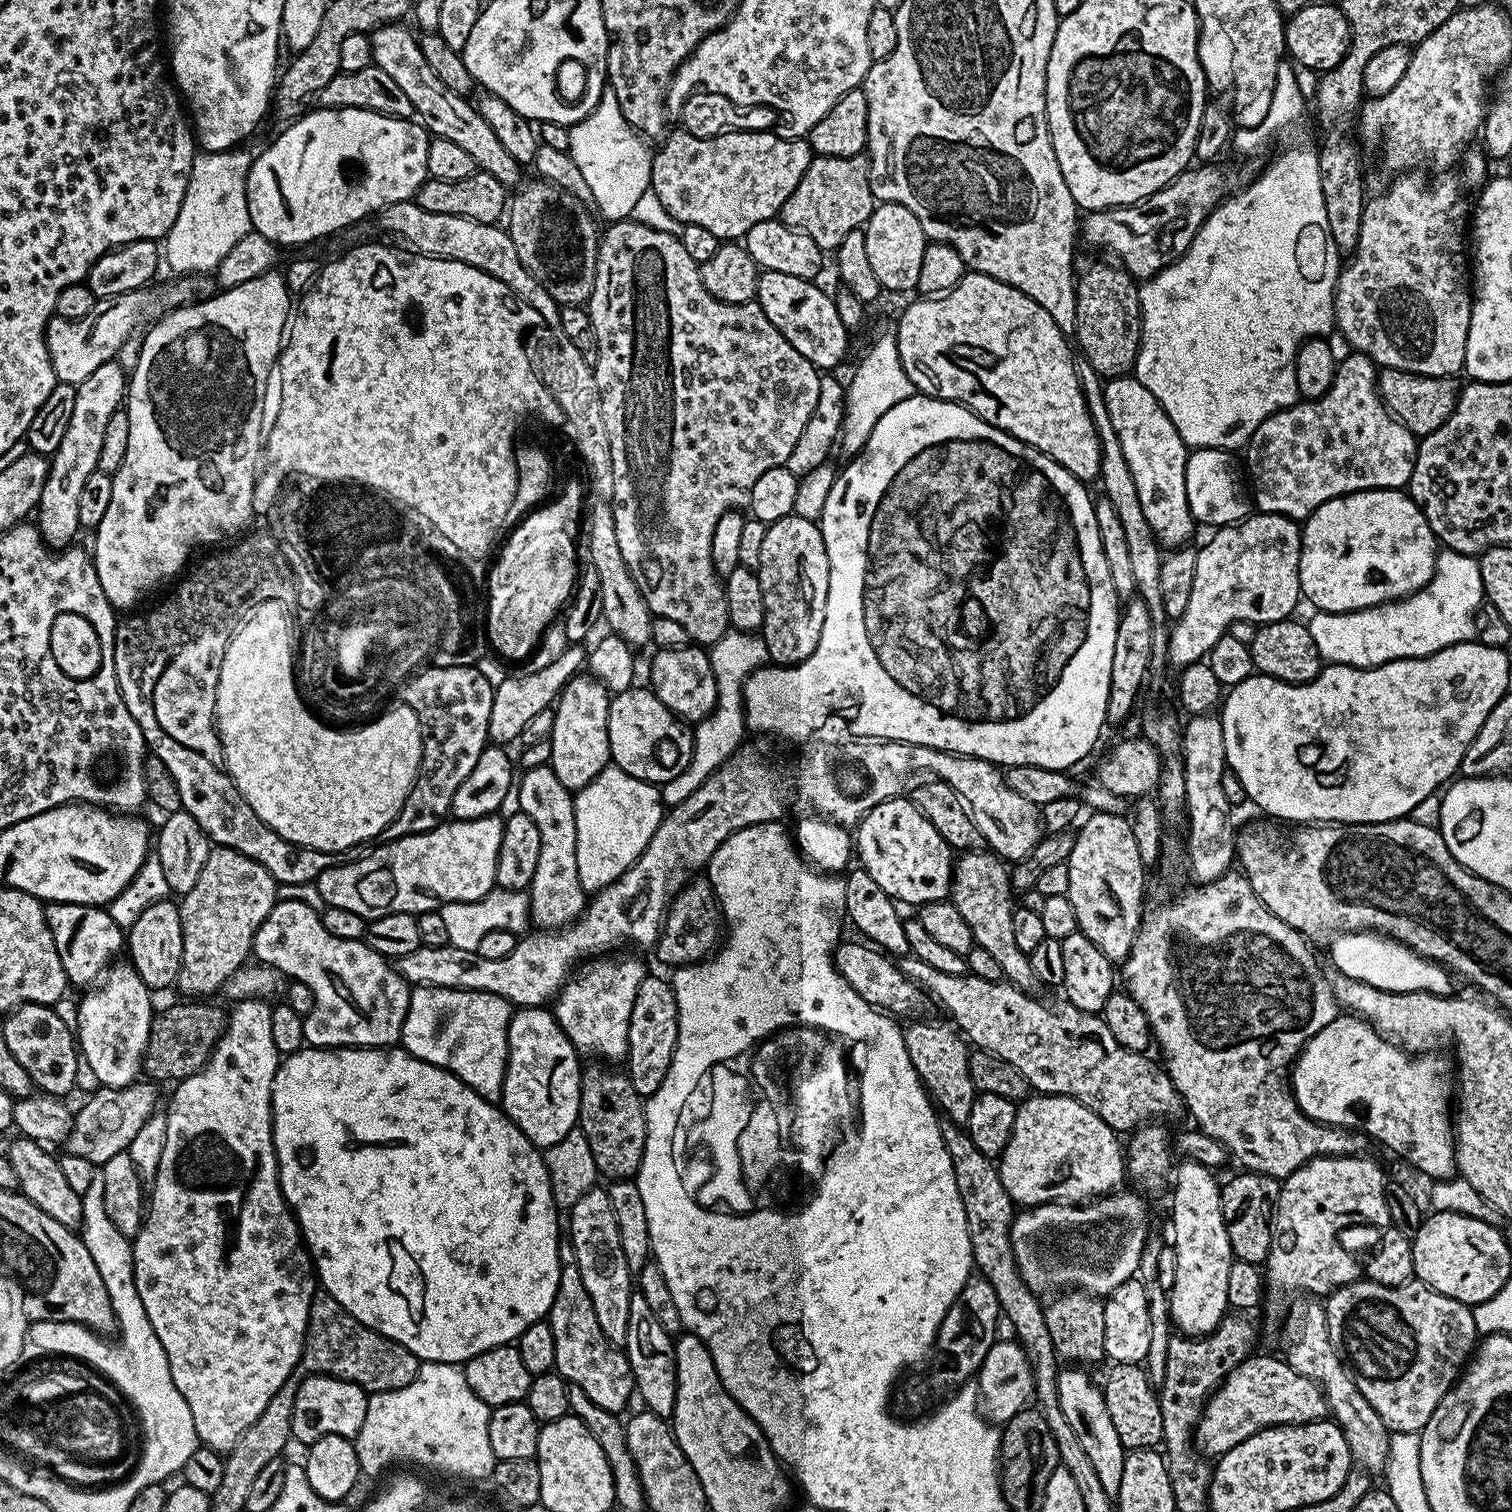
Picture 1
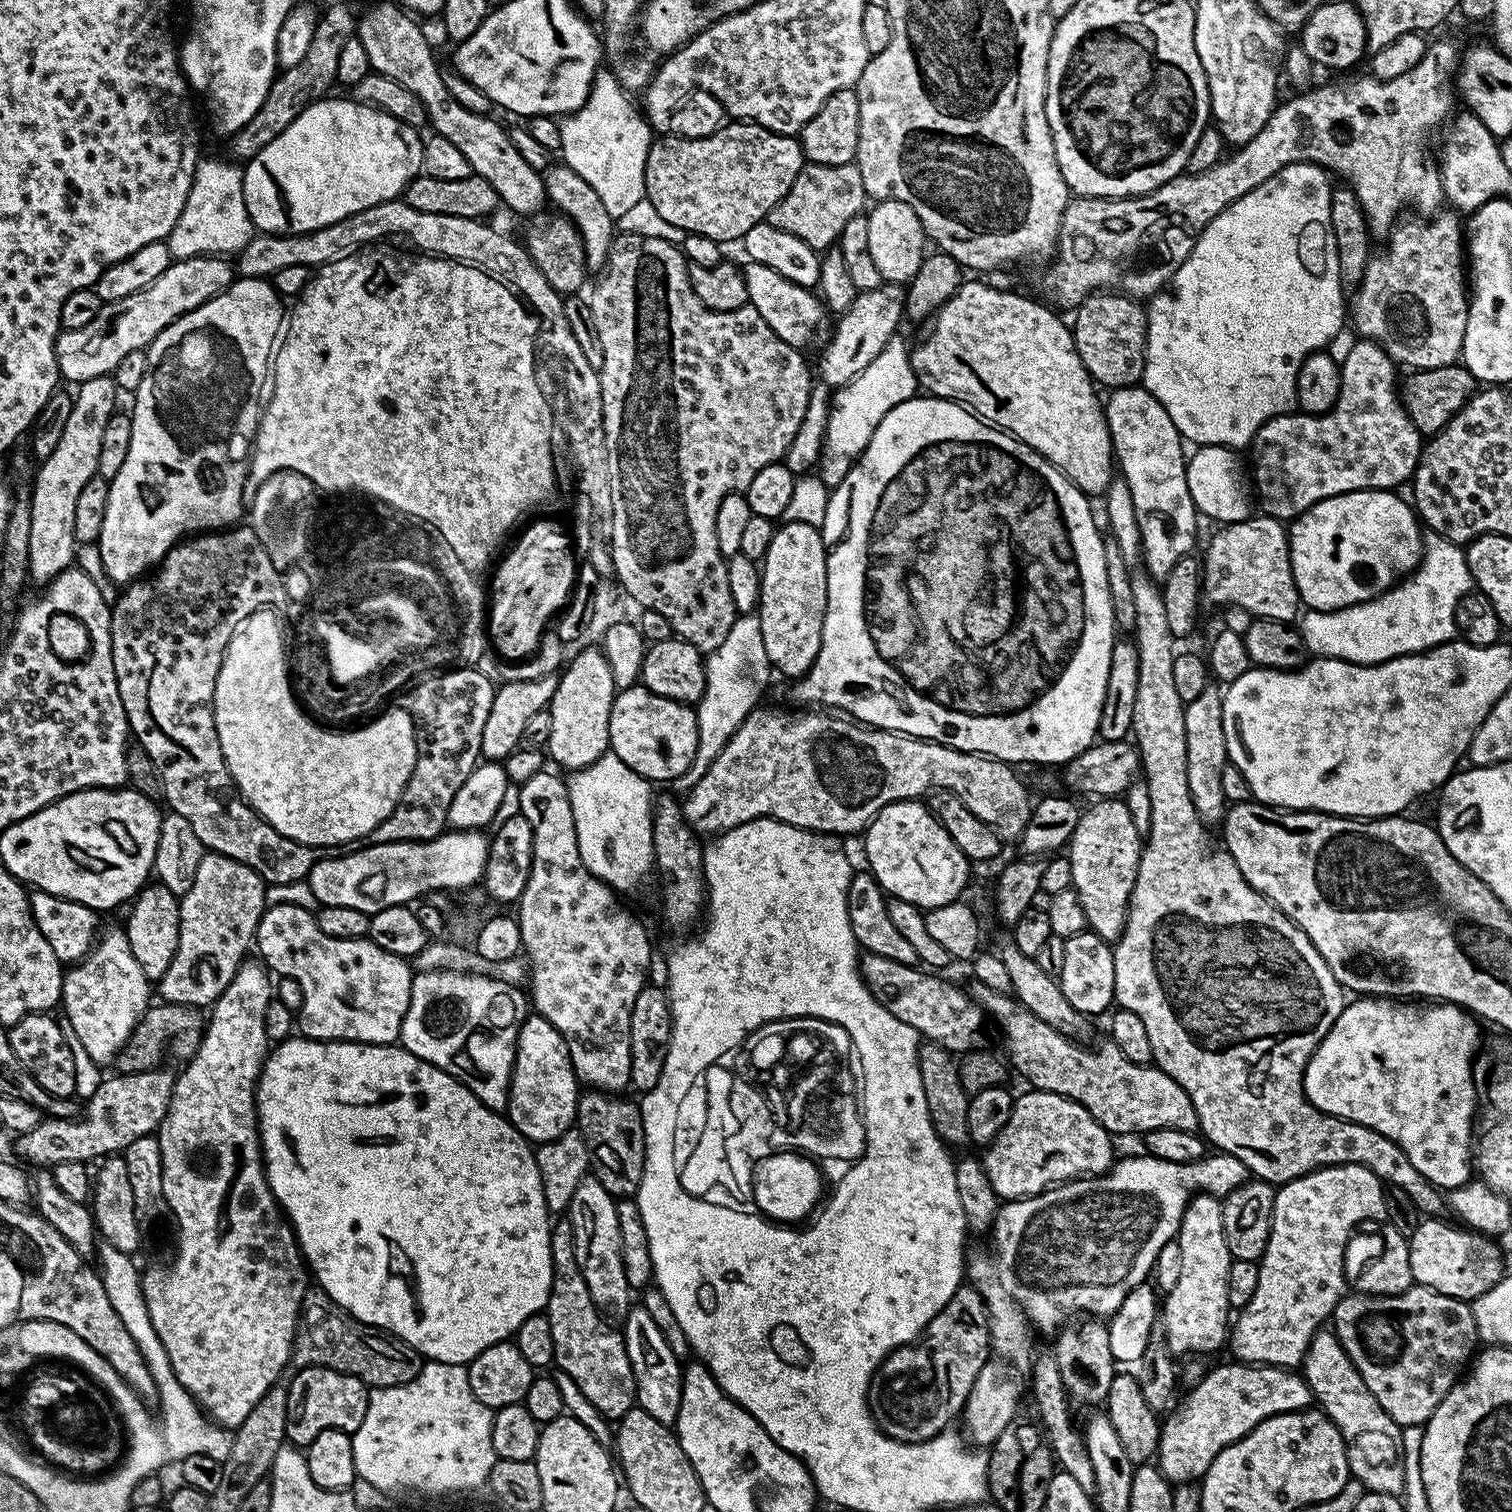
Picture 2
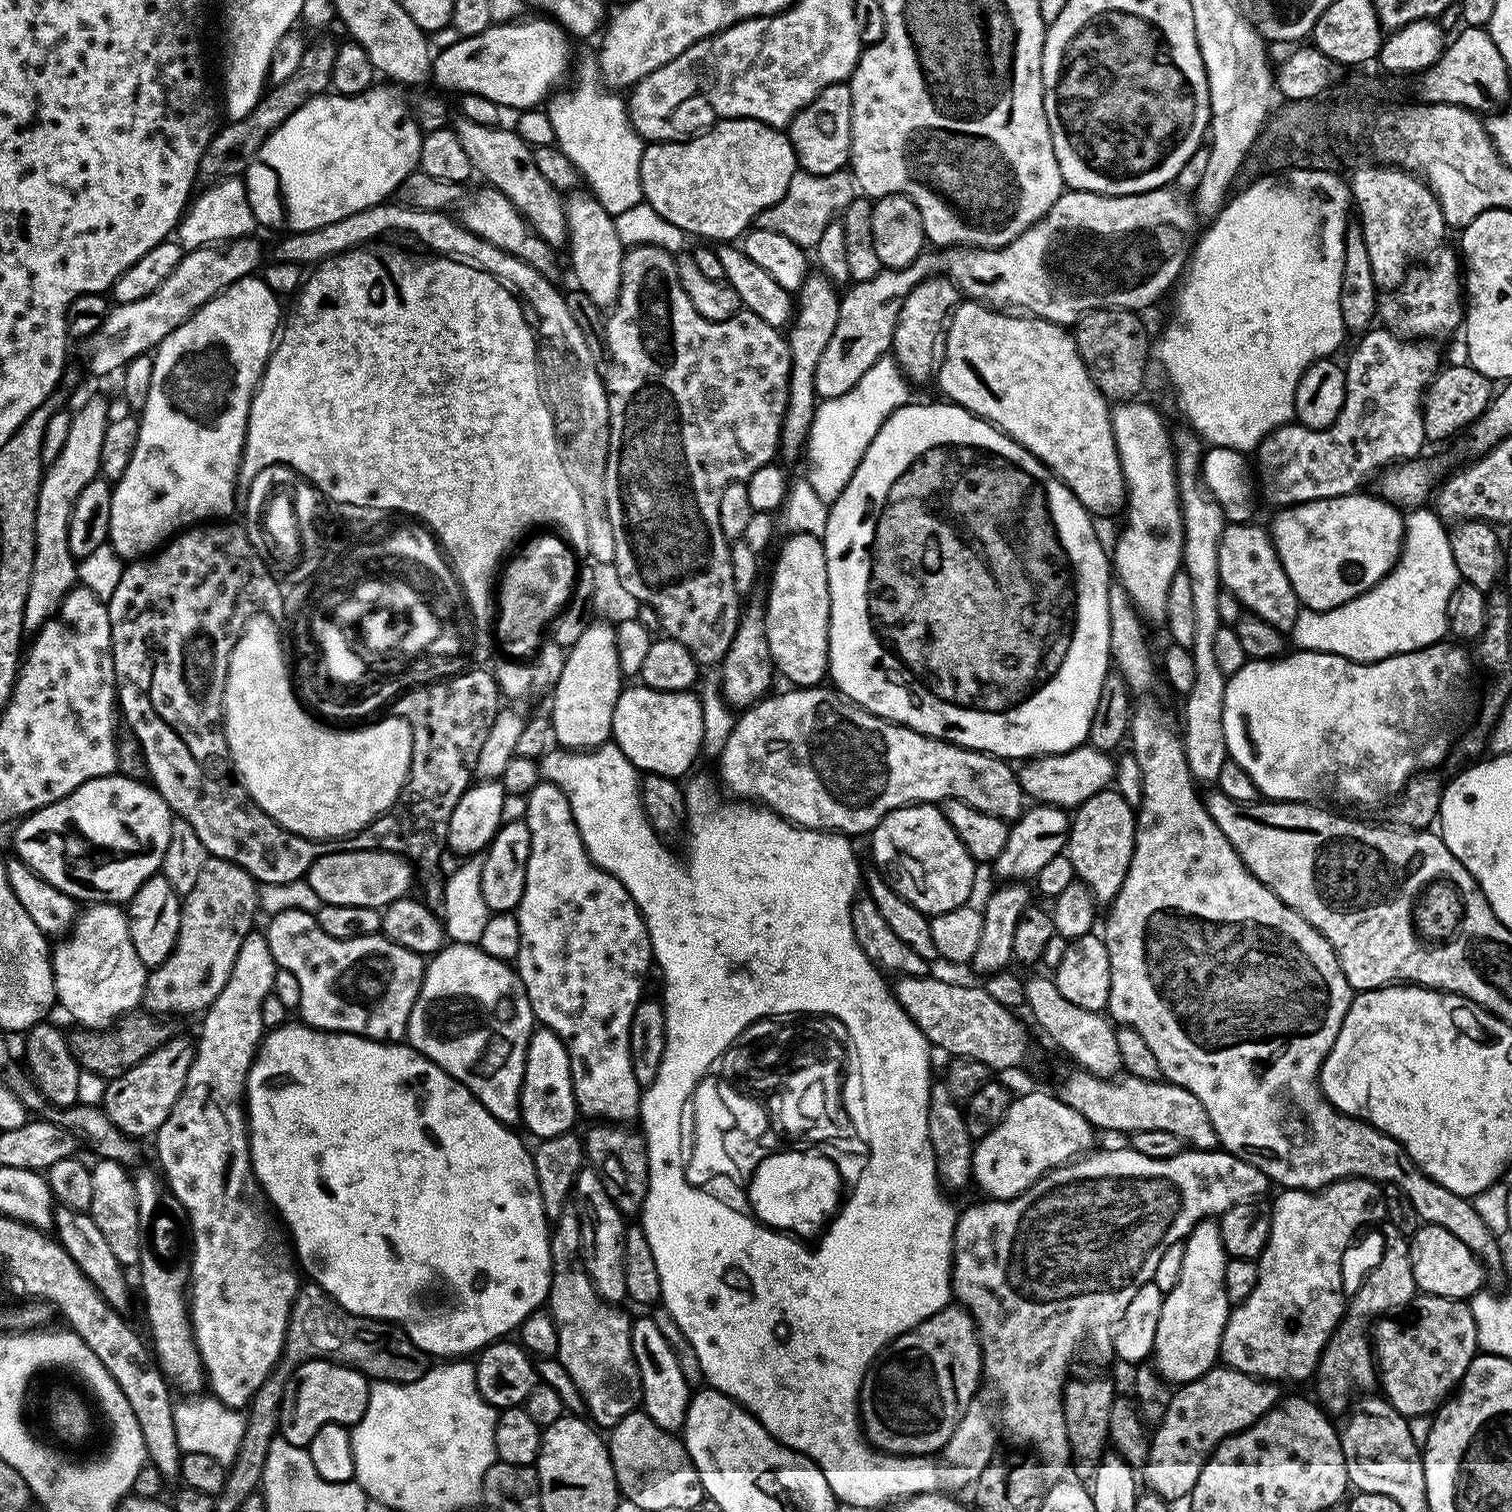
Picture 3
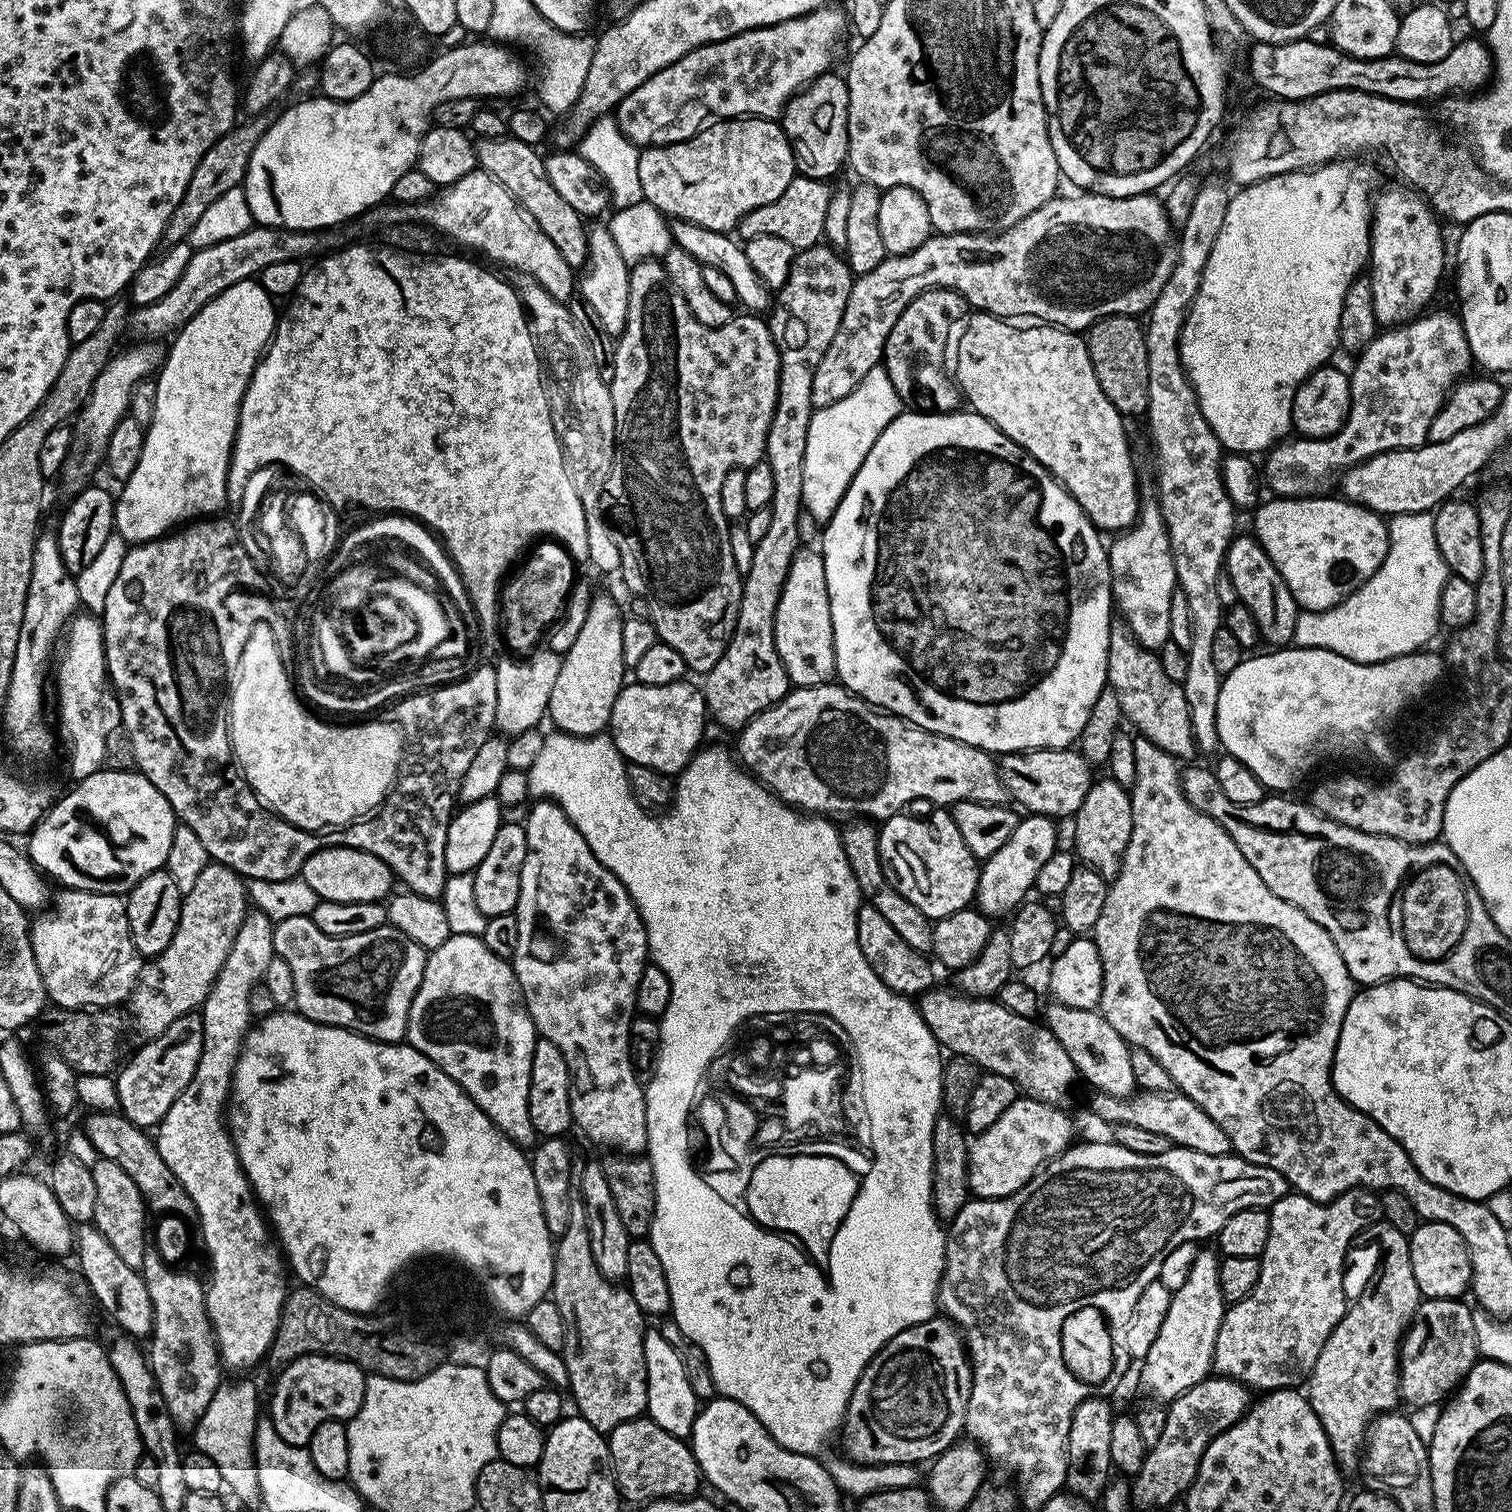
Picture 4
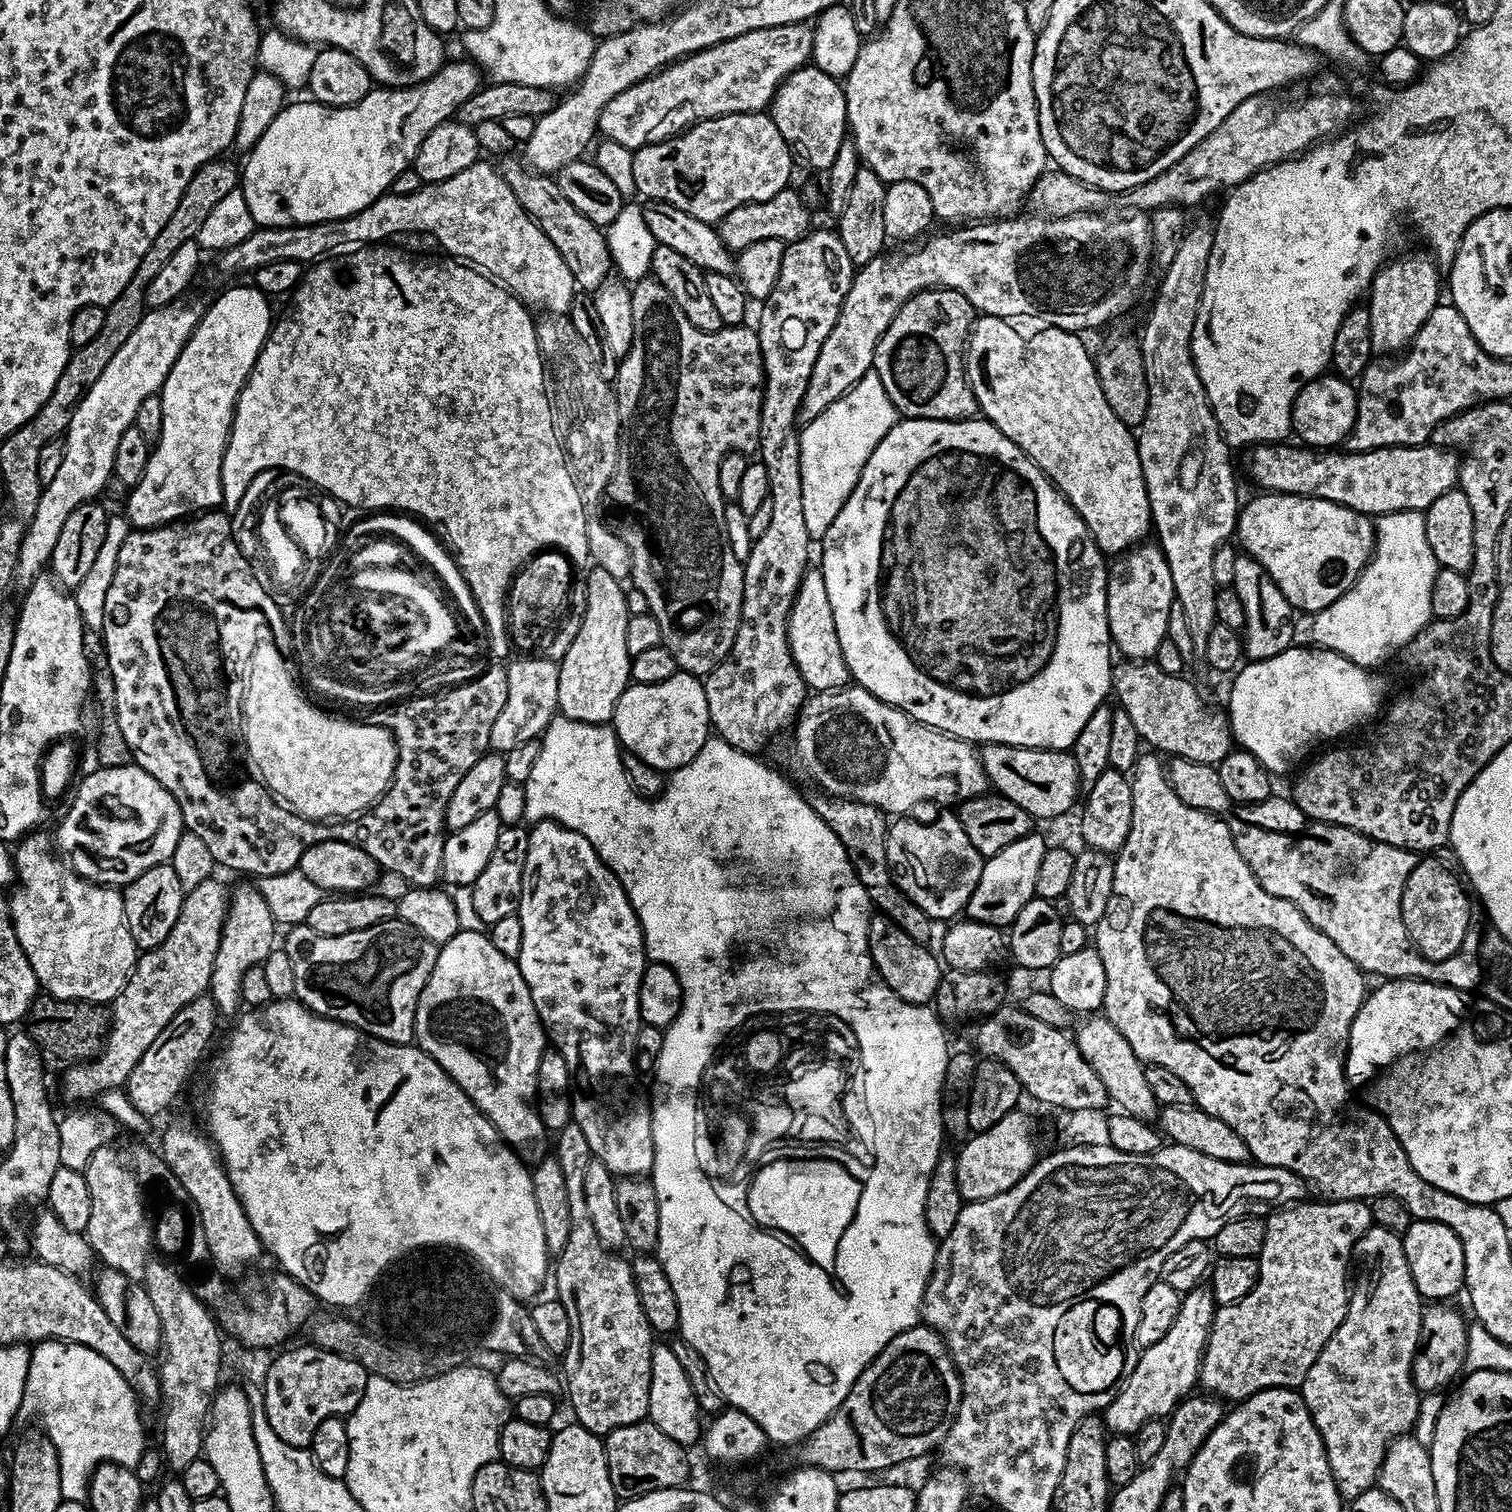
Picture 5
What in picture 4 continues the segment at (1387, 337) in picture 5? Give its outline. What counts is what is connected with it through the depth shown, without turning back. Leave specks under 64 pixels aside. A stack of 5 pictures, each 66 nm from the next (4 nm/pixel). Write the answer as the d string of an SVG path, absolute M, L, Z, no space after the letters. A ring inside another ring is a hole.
M1402 187L1377 191L1372 206L1372 273L1367 273L1366 279L1374 290L1374 314L1380 326L1399 326L1421 315L1435 298L1444 276L1441 221L1421 193Z

